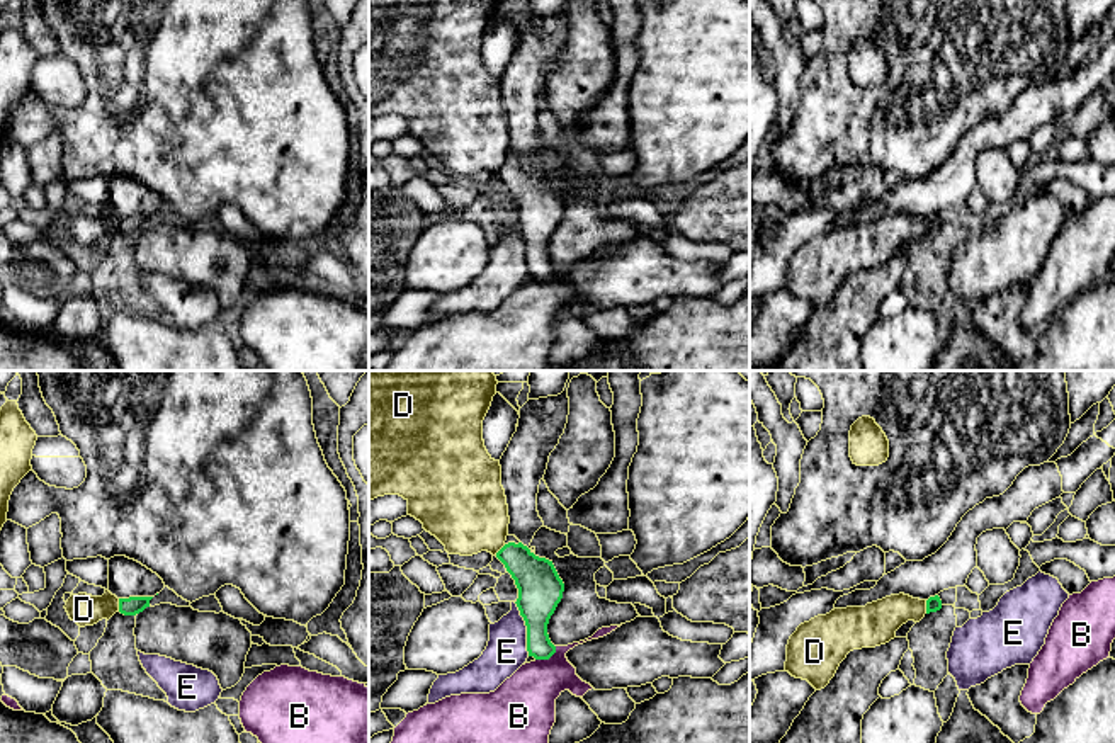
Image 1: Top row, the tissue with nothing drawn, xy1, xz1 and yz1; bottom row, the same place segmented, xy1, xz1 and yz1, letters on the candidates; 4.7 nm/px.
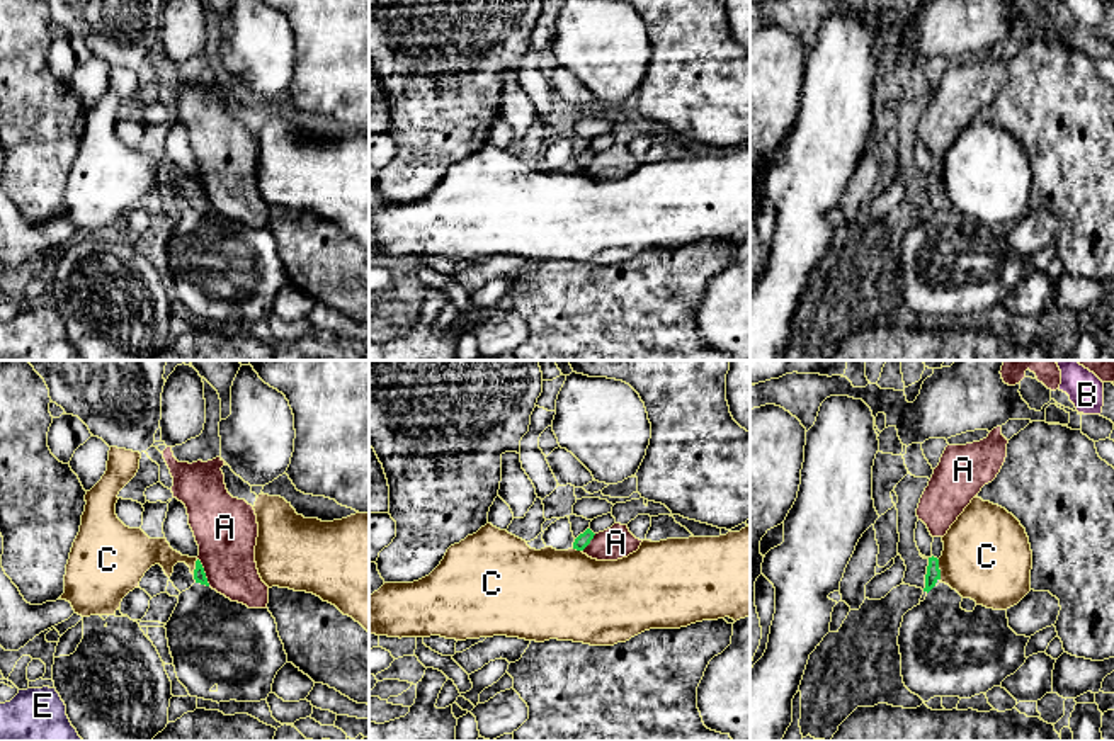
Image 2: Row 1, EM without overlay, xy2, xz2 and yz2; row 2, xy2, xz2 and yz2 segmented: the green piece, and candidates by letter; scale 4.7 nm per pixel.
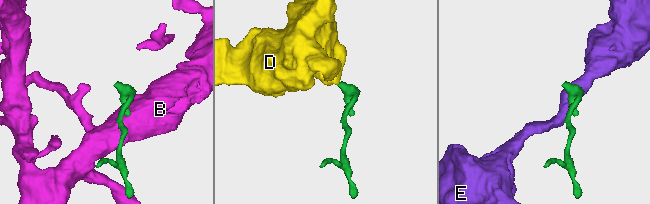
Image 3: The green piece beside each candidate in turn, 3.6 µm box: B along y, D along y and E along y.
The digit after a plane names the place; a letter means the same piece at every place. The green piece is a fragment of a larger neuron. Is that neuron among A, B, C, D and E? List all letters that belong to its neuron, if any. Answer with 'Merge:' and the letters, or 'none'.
Merge: none

